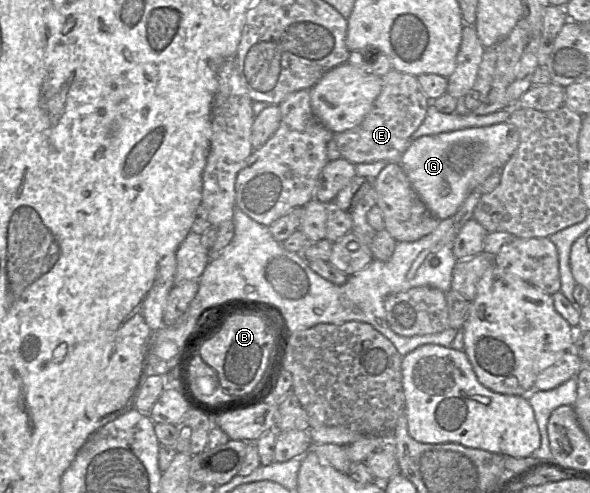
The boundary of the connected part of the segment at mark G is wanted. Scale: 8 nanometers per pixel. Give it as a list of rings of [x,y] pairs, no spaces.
[[[503,122],[485,127],[425,135],[412,141],[403,153],[400,165],[423,203],[440,220],[453,216],[468,195],[479,188],[496,170],[502,170],[520,144],[520,134],[515,125]]]

